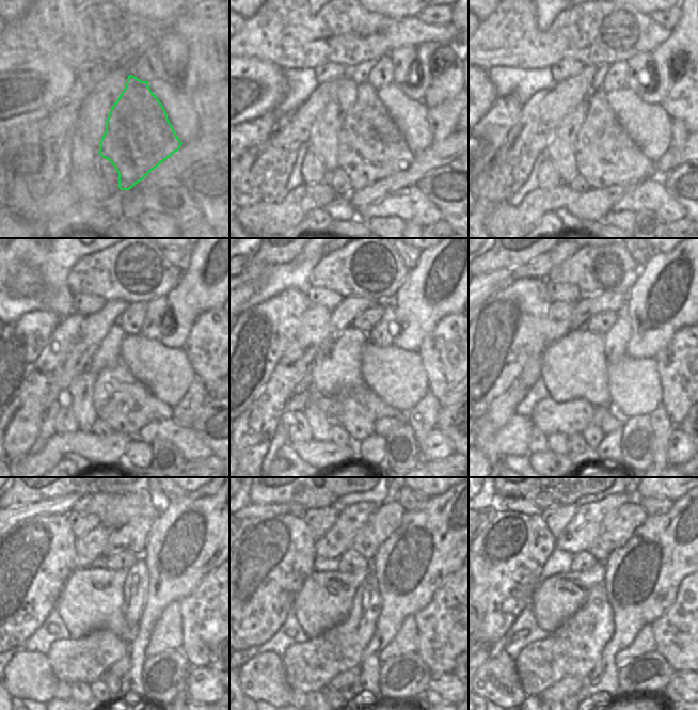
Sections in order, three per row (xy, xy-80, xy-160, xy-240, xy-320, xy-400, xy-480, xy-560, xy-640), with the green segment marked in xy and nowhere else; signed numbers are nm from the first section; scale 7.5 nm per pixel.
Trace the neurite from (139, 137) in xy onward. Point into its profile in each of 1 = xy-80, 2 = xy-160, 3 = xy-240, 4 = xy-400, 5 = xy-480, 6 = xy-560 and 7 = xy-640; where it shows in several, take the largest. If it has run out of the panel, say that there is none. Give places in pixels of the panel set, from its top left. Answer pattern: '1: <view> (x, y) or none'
1: xy-80 (370, 147)
2: xy-160 (605, 155)
3: xy-240 (121, 400)
4: xy-400 (592, 435)
5: xy-480 (113, 683)
6: xy-560 (347, 693)
7: xy-640 (583, 694)

